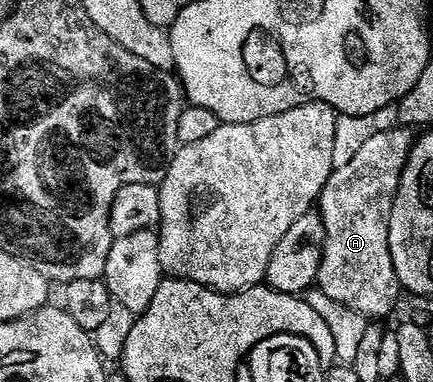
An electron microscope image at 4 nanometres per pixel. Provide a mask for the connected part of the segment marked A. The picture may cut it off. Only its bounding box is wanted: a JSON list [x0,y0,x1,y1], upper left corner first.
[317,126,416,318]

